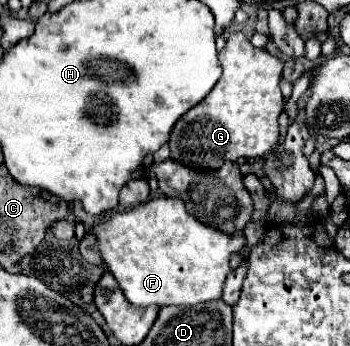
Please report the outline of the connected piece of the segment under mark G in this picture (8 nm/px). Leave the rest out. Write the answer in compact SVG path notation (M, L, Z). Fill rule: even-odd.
M231 33L227 45L219 51L219 63L223 67L223 75L217 81L215 89L199 103L195 109L189 109L173 127L169 137L171 159L199 171L217 171L225 161L237 161L241 157L255 159L267 155L279 141L279 123L277 117L283 109L283 95L279 89L283 63L269 55L265 49L255 49L243 33Z

